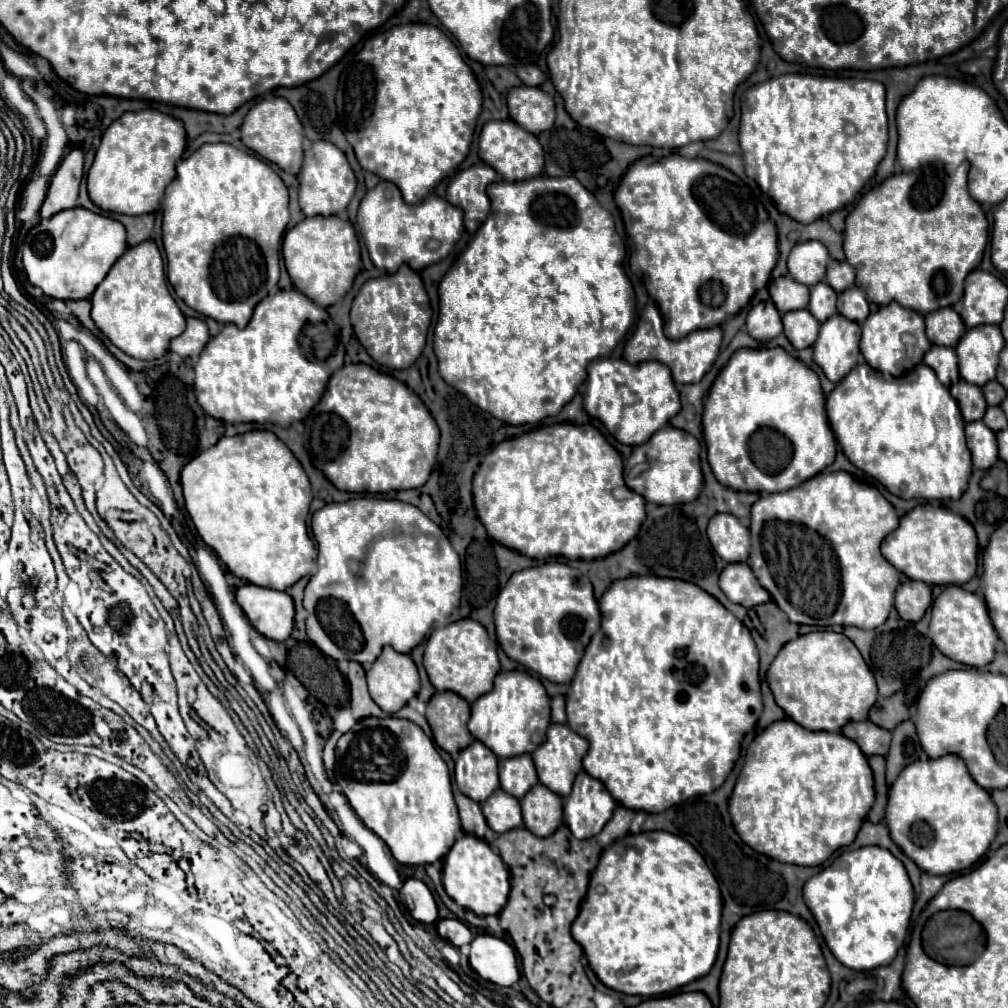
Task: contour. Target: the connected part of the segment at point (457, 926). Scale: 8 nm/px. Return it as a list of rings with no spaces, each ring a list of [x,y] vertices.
[[[439,920],[437,922],[437,932],[441,938],[445,938],[447,942],[451,942],[453,946],[461,948],[461,946],[469,946],[473,940],[473,934],[469,930],[469,926],[461,920]]]

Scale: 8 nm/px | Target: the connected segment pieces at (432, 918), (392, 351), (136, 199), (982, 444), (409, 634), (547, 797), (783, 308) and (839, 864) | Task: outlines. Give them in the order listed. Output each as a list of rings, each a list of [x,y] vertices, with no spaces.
[[[409,878],[403,888],[399,890],[399,898],[401,902],[409,908],[411,916],[417,922],[423,924],[435,924],[439,920],[439,912],[437,912],[437,902],[431,894],[431,890],[417,878]]]
[[[403,264],[399,272],[367,280],[351,306],[351,324],[369,356],[387,368],[409,368],[423,352],[431,324],[431,306],[421,276]]]
[[[159,110],[125,112],[103,134],[95,162],[87,174],[91,200],[109,212],[147,214],[159,208],[167,184],[175,178],[175,164],[185,150],[185,128],[179,118],[163,116]]]
[[[975,420],[971,424],[965,424],[967,434],[967,448],[973,454],[973,466],[987,470],[997,462],[997,442],[995,432],[987,428],[981,420]]]
[[[351,498],[347,502],[331,502],[325,504],[321,510],[317,510],[311,518],[311,530],[317,540],[319,556],[317,556],[317,574],[311,576],[307,588],[305,588],[305,600],[303,606],[309,612],[307,616],[307,636],[309,640],[327,656],[335,660],[355,660],[359,664],[371,664],[375,658],[381,654],[383,646],[393,646],[395,652],[409,654],[421,640],[429,634],[431,626],[439,620],[445,620],[457,606],[461,598],[461,588],[463,588],[463,578],[461,578],[461,562],[457,552],[453,550],[451,542],[443,534],[443,530],[429,520],[417,506],[401,502],[401,500],[385,500],[385,498]]]
[[[535,784],[521,798],[523,822],[535,836],[551,836],[563,820],[563,800],[543,784]]]
[[[779,276],[779,278],[771,280],[769,292],[781,314],[789,312],[789,310],[807,308],[809,288],[805,284],[799,284],[797,280],[791,280],[791,276]]]
[[[857,848],[851,852],[843,852],[827,868],[811,876],[803,886],[803,898],[807,908],[813,912],[833,956],[847,968],[873,970],[895,960],[897,950],[907,936],[915,892],[907,870],[903,868],[903,862],[895,860],[895,856],[887,852],[887,848]]]

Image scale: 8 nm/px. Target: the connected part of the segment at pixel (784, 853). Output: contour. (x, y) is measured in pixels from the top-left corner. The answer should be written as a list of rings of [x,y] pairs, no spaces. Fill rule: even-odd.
[[[791,718],[773,722],[753,738],[745,764],[729,800],[729,814],[741,840],[779,862],[821,866],[843,846],[849,846],[875,800],[873,774],[861,748],[841,732],[811,732]]]

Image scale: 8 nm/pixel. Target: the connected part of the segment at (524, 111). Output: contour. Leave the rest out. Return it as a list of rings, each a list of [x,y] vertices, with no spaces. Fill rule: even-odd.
[[[517,86],[509,90],[507,96],[509,118],[519,126],[527,128],[531,134],[539,134],[549,130],[555,122],[555,102],[541,88],[533,86]]]

